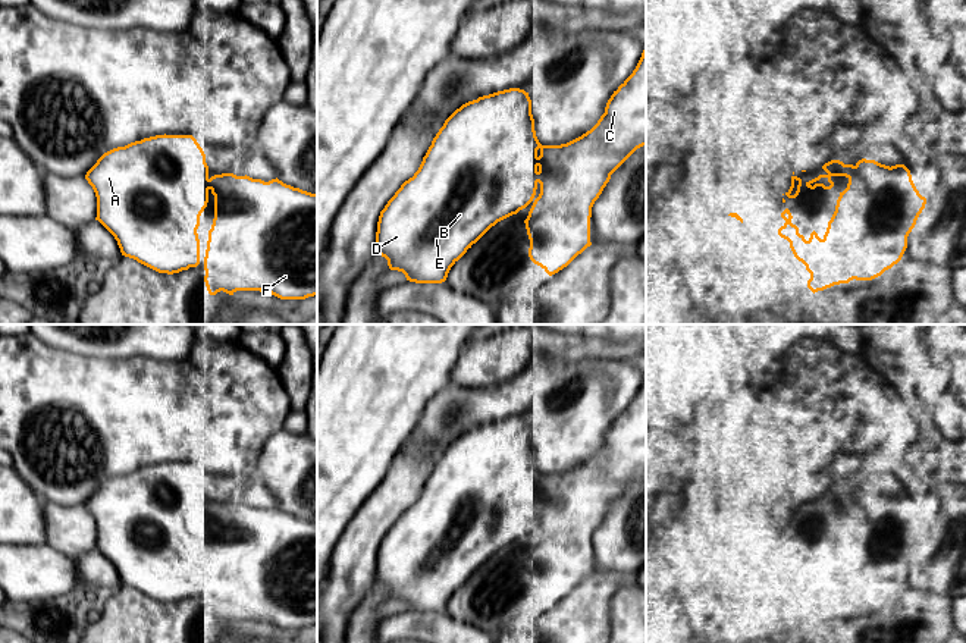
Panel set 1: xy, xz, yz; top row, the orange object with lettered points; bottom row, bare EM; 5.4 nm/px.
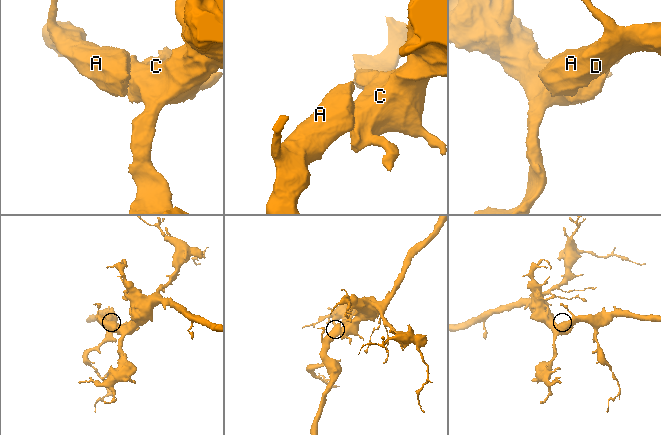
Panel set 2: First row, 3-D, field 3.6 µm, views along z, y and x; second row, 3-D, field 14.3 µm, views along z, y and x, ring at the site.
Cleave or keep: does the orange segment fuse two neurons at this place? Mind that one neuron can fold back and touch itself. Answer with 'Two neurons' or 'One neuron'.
One neuron

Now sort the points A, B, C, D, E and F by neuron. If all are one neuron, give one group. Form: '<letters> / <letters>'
A B C D E F

